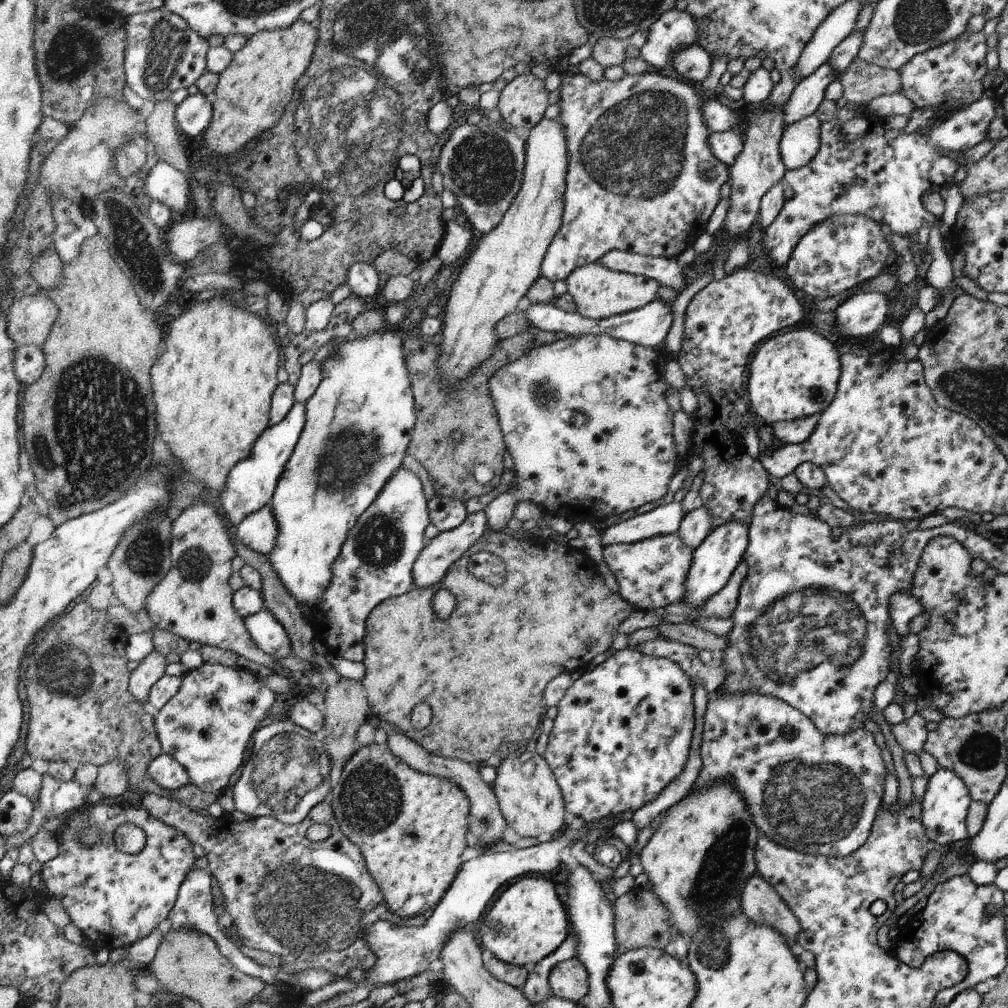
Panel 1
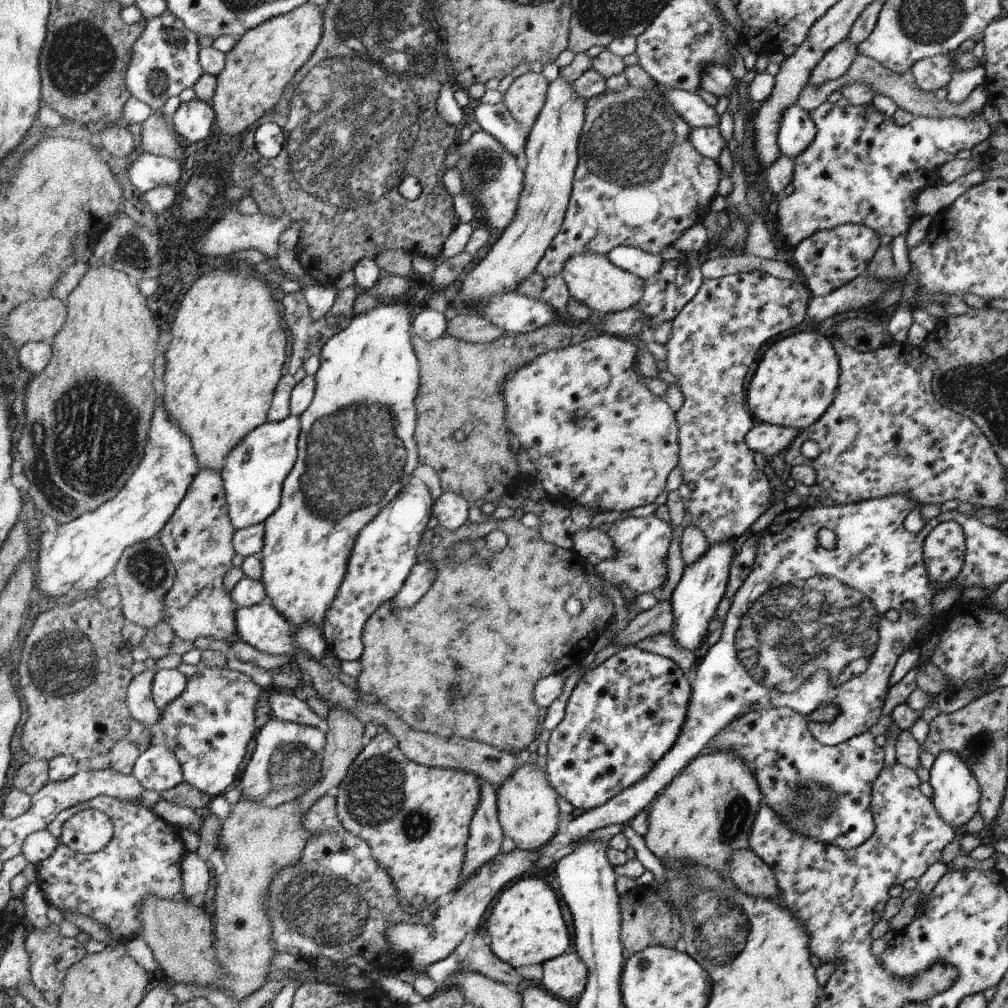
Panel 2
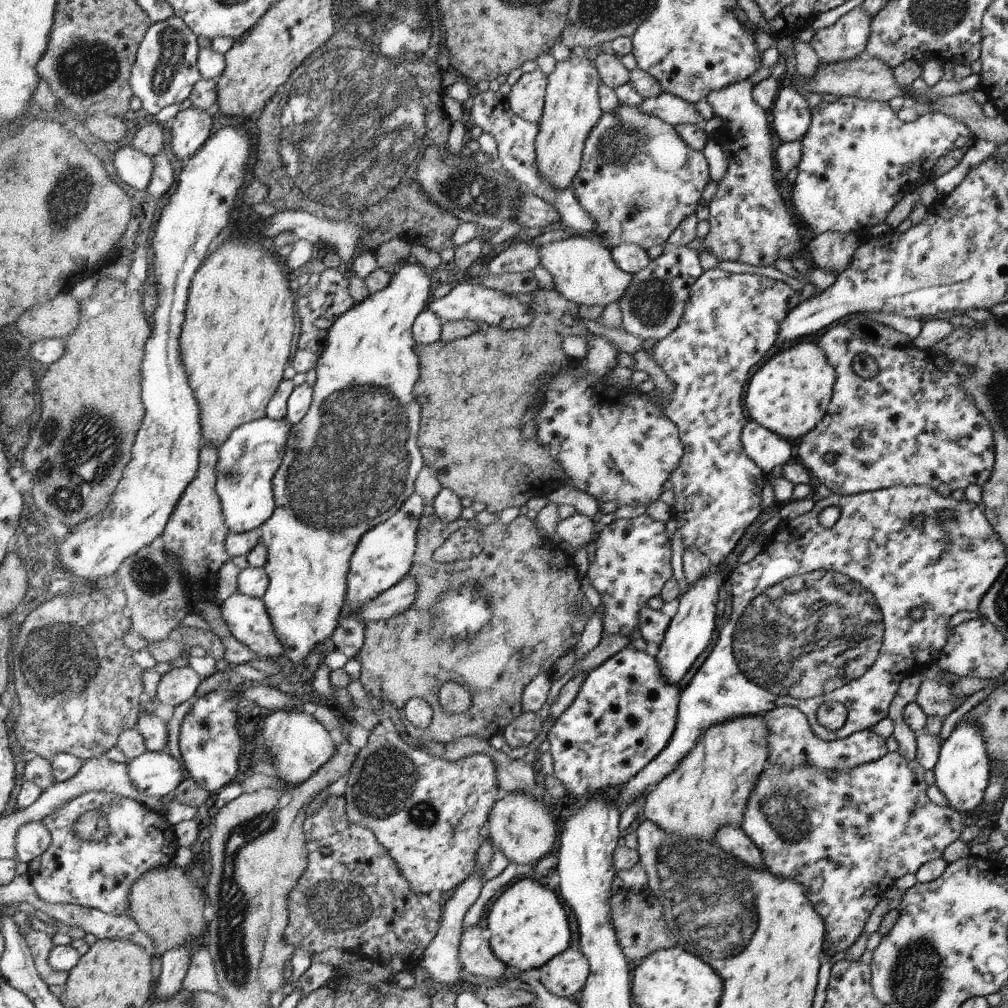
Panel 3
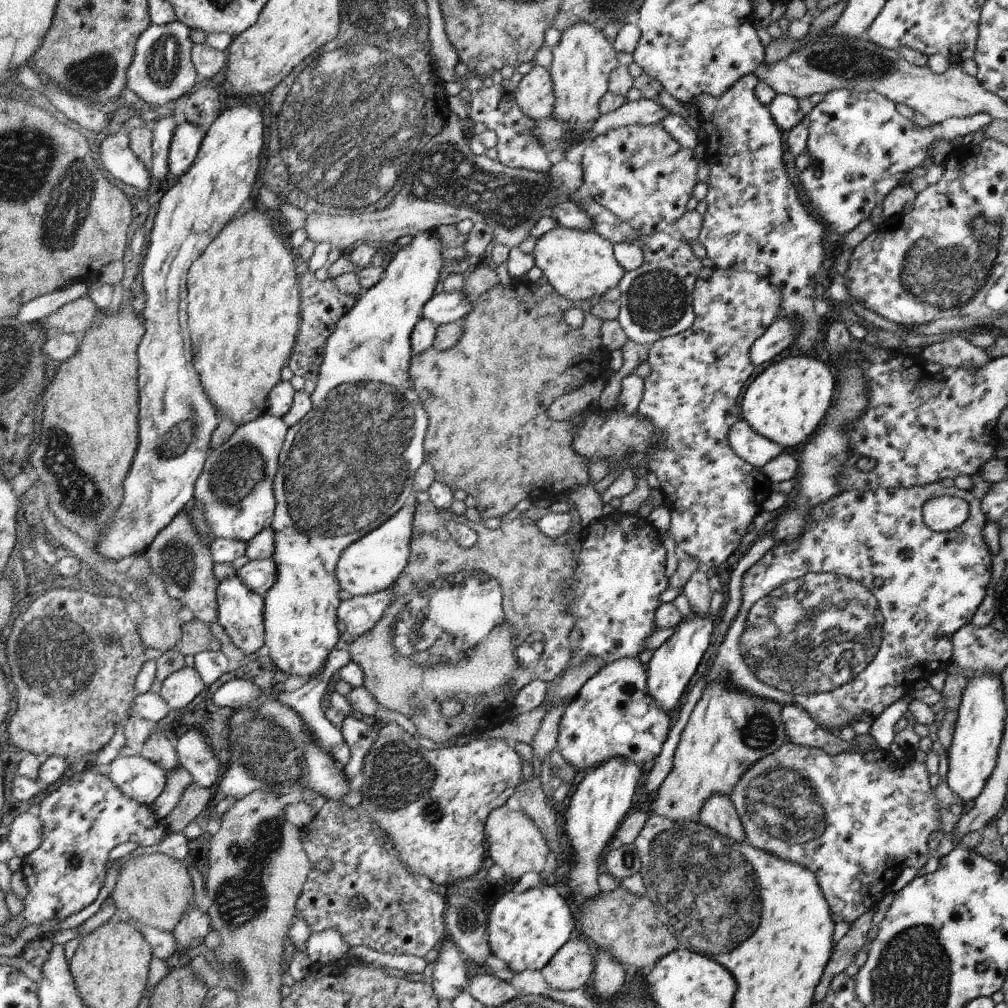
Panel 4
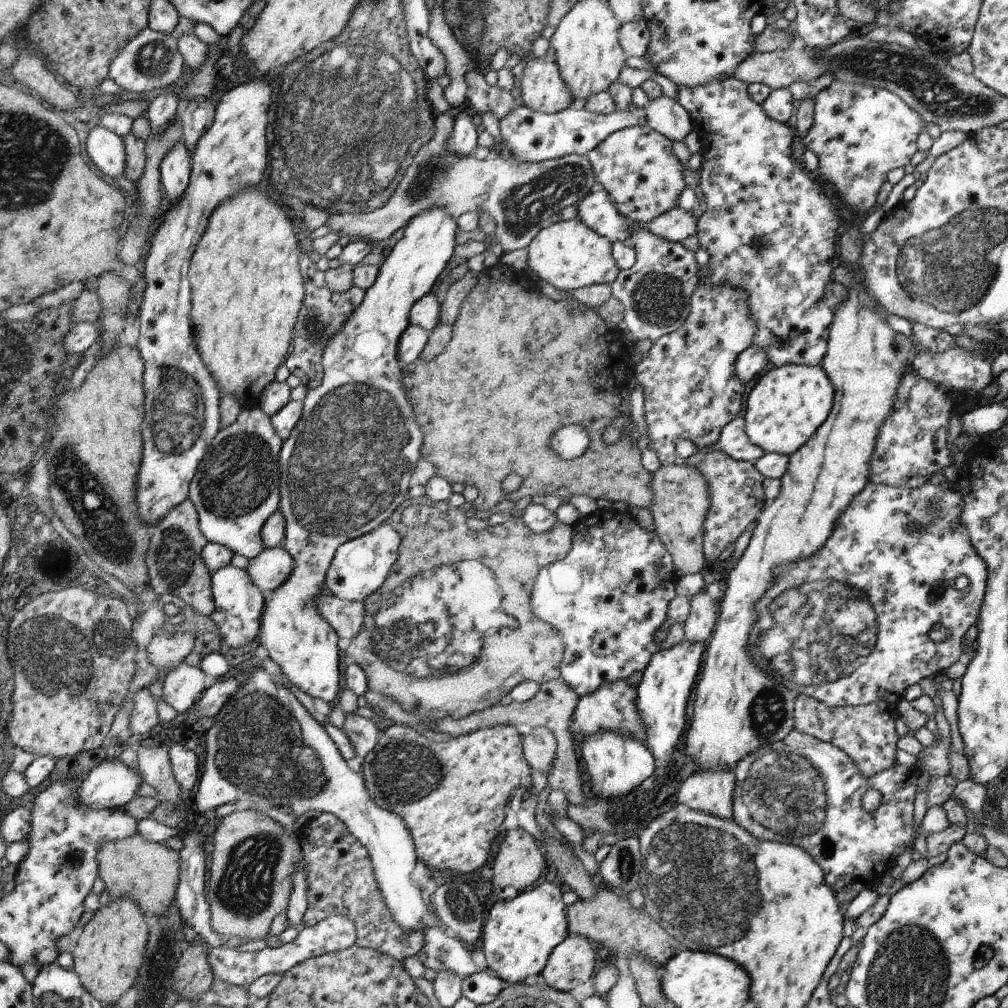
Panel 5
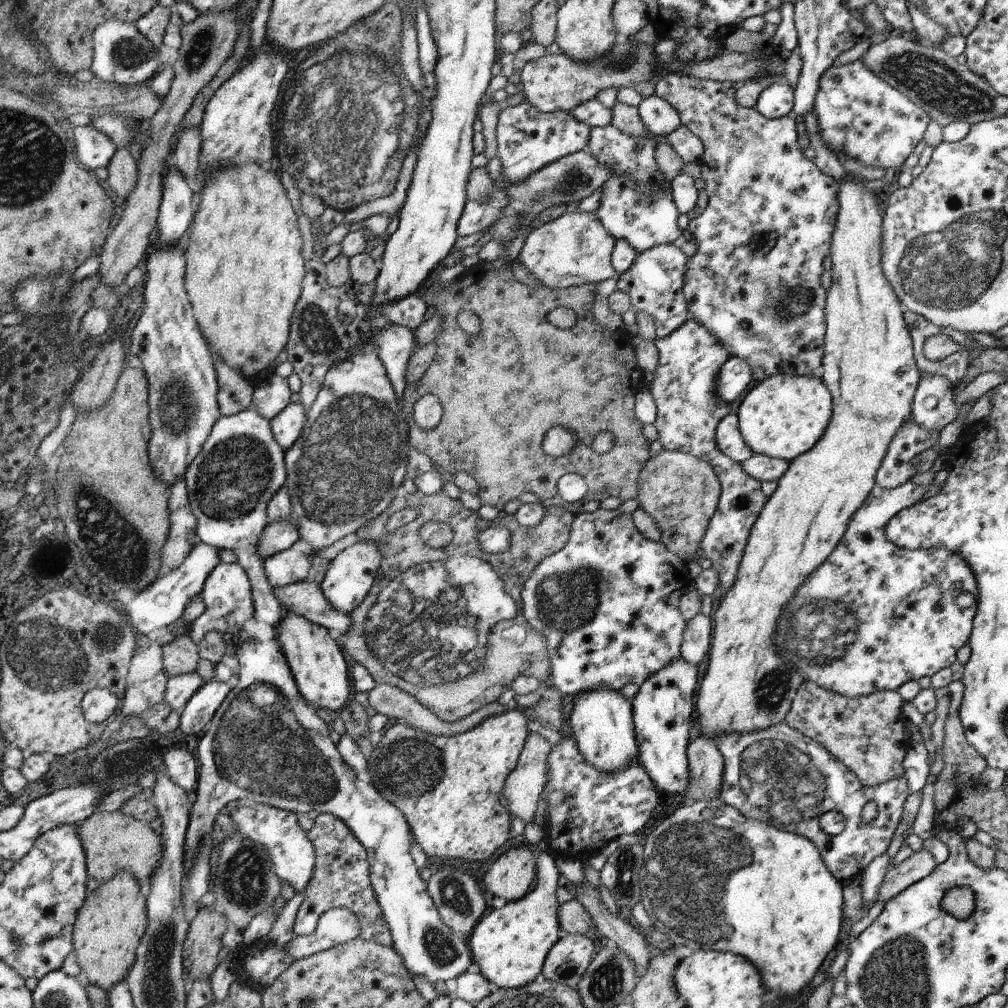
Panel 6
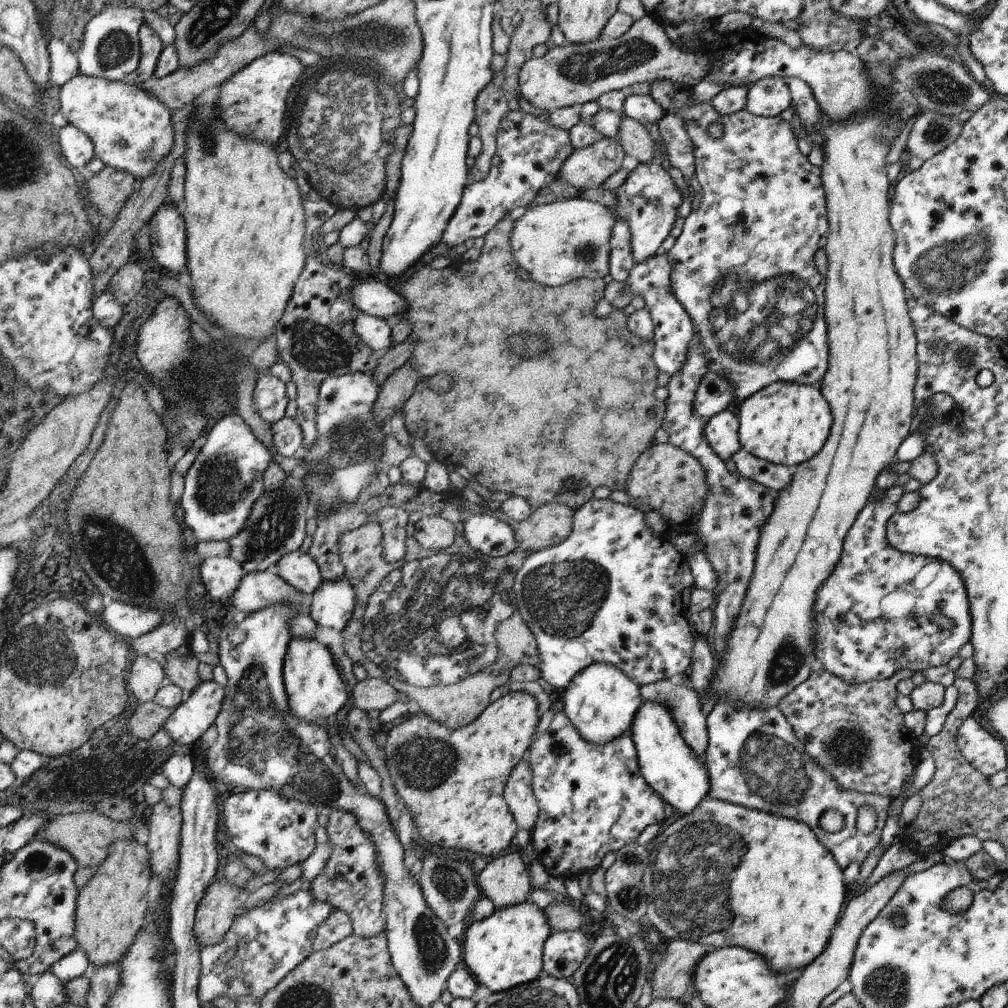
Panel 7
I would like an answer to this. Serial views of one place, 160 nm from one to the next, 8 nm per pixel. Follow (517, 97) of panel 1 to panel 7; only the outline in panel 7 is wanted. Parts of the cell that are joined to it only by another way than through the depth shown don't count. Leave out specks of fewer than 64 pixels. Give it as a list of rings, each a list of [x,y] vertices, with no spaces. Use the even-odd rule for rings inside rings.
[[[644,15],[620,37],[600,38],[592,43],[563,44],[548,48],[544,56],[528,59],[519,72],[519,92],[535,108],[576,108],[596,101],[608,91],[628,90],[636,83],[668,79],[694,86],[711,74],[713,60],[703,52],[684,52],[670,43],[665,28],[654,17]]]

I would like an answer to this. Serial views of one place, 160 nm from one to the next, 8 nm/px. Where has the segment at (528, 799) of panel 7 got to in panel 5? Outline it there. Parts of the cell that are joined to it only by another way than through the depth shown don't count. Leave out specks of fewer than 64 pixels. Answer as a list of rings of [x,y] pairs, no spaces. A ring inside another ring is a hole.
[[[533,727],[533,731],[524,737],[524,756],[534,770],[547,775],[557,755],[557,740],[548,727]]]

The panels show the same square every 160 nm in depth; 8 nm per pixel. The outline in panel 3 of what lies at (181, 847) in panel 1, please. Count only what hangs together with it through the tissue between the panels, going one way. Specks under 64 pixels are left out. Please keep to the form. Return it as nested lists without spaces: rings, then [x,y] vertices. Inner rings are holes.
[[[92,791],[59,808],[44,822],[53,834],[48,852],[31,862],[28,875],[38,895],[53,904],[76,904],[104,913],[128,915],[129,897],[137,879],[158,867],[172,864],[177,848],[175,827],[164,814],[126,797],[106,791]],[[88,811],[100,811],[109,824],[109,835],[97,843],[80,839],[73,826]]]

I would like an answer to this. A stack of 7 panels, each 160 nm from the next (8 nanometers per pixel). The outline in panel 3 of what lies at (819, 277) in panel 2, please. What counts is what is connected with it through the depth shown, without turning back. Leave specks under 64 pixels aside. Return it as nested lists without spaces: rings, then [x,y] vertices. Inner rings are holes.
[[[824,232],[810,240],[806,250],[810,252],[815,267],[838,275],[848,268],[852,256],[860,246],[858,236],[854,232]]]

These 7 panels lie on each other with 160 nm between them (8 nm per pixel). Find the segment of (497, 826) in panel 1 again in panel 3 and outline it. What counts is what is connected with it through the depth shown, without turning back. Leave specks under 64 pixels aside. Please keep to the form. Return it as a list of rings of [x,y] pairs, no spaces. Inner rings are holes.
[[[484,842],[484,844],[480,846],[480,850],[478,854],[476,854],[475,871],[472,872],[471,876],[468,876],[468,879],[464,880],[464,883],[460,884],[454,892],[447,895],[448,902],[444,904],[442,931],[432,940],[430,947],[424,952],[420,966],[427,970],[434,981],[442,984],[442,987],[450,987],[460,980],[463,980],[460,974],[460,972],[464,970],[460,963],[463,921],[469,908],[478,900],[481,890],[485,885],[485,881],[482,882],[482,870],[490,864],[494,851],[493,846],[489,842]]]

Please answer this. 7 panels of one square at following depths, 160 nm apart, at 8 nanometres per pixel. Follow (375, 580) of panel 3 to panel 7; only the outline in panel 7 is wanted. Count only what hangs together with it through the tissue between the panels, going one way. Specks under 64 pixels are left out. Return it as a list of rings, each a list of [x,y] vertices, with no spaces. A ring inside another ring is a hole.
[[[346,576],[337,581],[323,580],[320,588],[313,592],[312,604],[308,610],[312,620],[320,626],[328,626],[342,632],[354,614],[356,604],[356,592]]]

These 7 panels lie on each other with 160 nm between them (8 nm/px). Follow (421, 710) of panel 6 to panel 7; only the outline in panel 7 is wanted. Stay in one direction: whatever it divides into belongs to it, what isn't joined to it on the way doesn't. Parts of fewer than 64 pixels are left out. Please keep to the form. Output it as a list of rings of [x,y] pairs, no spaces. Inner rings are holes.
[[[384,676],[368,677],[358,682],[353,689],[352,696],[356,707],[365,710],[383,711],[391,704],[401,701],[400,694],[390,685]]]

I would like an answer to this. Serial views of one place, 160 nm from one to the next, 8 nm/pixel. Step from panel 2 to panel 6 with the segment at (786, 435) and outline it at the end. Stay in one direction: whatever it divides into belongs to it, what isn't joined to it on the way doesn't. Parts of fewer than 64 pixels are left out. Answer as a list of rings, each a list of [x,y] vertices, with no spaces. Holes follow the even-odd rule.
[[[737,414],[726,415],[717,427],[715,435],[720,450],[737,463],[742,464],[754,455],[740,432]]]

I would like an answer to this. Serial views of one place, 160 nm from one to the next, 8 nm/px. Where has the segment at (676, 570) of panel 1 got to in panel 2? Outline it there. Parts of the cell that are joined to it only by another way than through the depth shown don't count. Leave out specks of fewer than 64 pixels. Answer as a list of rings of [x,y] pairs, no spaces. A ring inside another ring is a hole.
[[[584,529],[572,532],[573,549],[585,559],[598,561],[612,560],[617,557],[616,544],[611,536],[599,529]]]

